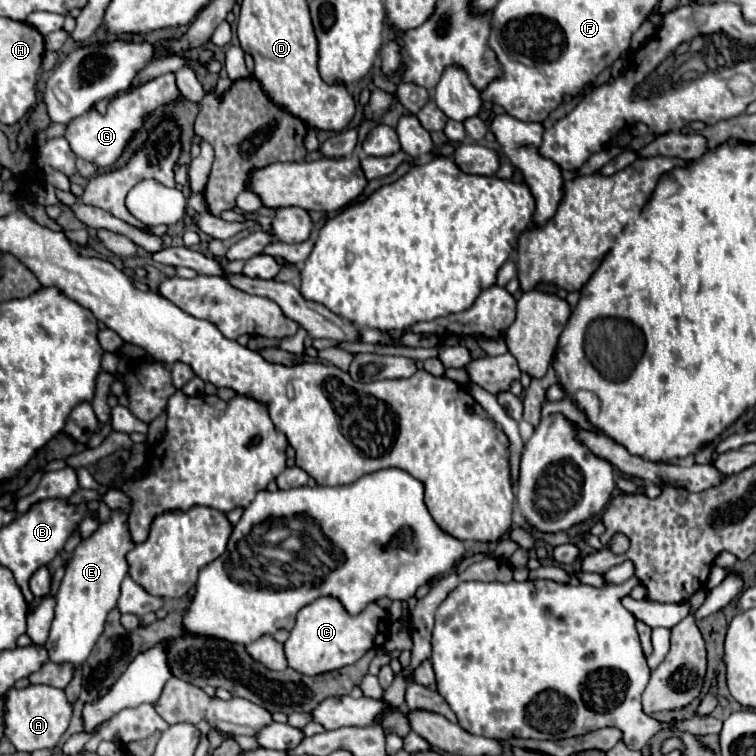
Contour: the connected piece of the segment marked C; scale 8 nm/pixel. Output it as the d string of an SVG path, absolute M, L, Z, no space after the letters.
M325 596L303 606L295 616L295 626L283 644L285 656L291 668L305 676L331 672L357 662L369 648L381 648L387 640L389 612L371 602L363 612L351 616L345 612L339 600Z

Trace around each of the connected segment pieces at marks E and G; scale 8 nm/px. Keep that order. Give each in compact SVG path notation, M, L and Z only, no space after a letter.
M113 510L111 518L101 522L99 528L89 538L83 538L73 550L71 558L65 562L65 576L55 596L55 618L45 646L51 662L71 662L79 666L91 654L103 632L107 614L117 606L121 580L129 572L125 556L133 546L135 542L131 540L127 514L123 510Z
M169 72L169 74L157 76L157 78L141 84L139 88L133 88L125 94L115 96L107 104L103 114L97 112L95 108L91 108L83 116L77 116L75 120L71 120L67 124L67 130L65 130L65 140L69 142L75 156L93 162L99 168L109 168L123 156L123 152L125 152L127 144L131 142L131 138L143 128L145 118L151 112L155 112L159 106L165 106L165 104L177 102L177 100L181 100L181 92L175 84L175 74Z

